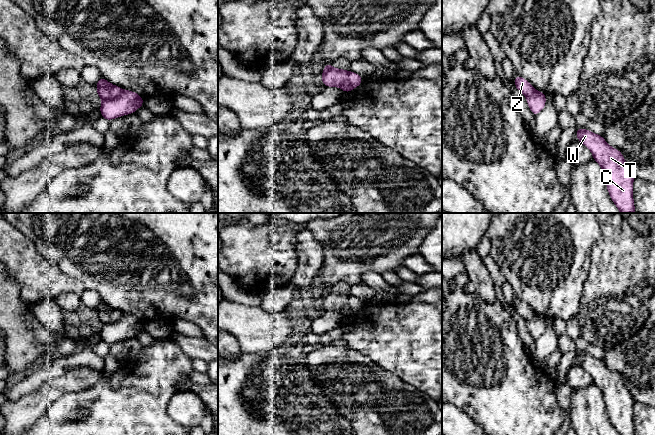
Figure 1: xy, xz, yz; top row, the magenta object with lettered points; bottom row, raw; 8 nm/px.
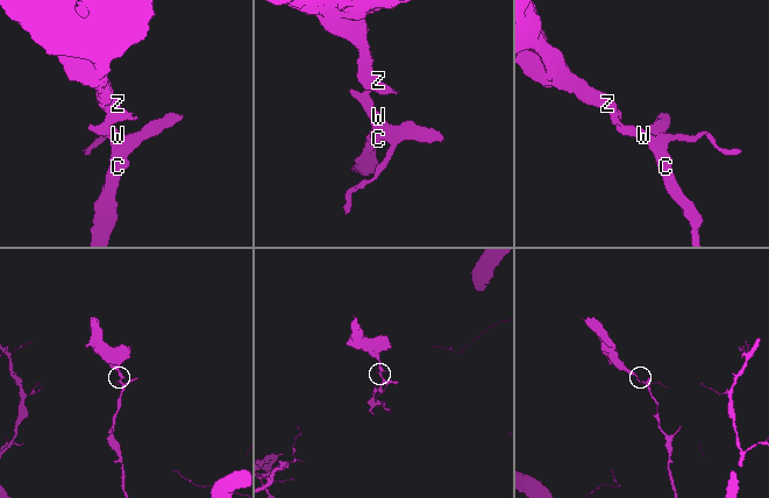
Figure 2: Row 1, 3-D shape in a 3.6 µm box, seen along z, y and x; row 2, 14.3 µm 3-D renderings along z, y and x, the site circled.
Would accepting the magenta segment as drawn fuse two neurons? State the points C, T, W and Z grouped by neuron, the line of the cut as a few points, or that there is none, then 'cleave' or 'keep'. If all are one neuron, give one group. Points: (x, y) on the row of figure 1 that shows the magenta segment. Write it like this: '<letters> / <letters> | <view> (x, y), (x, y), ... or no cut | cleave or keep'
C T W / Z | xy (124, 90), (113, 98), (103, 100) | cleave

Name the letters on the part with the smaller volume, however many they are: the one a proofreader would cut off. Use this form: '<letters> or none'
Z

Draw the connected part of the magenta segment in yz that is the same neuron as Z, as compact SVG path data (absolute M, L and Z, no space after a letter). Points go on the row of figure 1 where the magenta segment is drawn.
M517 74L515 75L514 82L515 88L526 97L532 95L536 91L525 78L520 77Z

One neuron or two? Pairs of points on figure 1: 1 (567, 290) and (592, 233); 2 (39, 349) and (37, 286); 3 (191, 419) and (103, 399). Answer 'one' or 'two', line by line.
1: one
2: two
3: two

